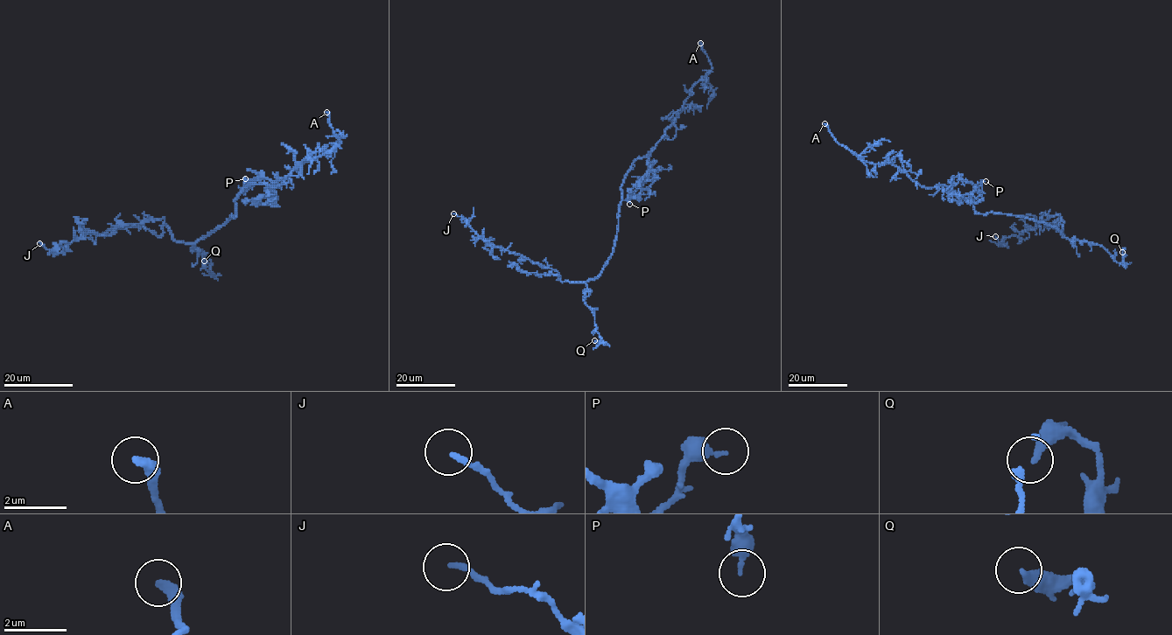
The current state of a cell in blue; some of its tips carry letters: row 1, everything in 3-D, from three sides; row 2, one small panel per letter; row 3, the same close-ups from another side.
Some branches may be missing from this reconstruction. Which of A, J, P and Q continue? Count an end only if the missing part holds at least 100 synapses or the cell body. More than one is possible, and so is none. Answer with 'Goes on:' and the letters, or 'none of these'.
Goes on: A

